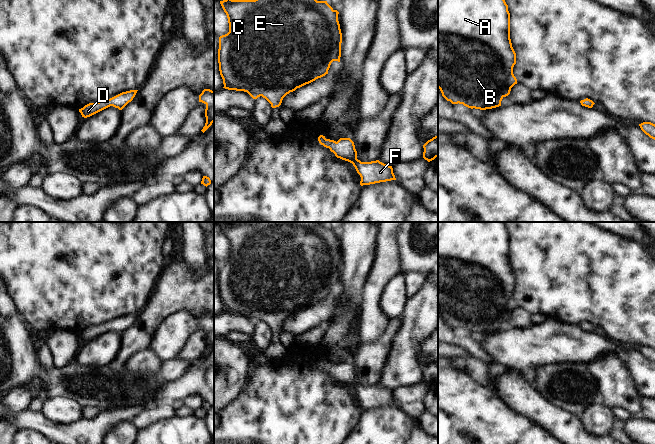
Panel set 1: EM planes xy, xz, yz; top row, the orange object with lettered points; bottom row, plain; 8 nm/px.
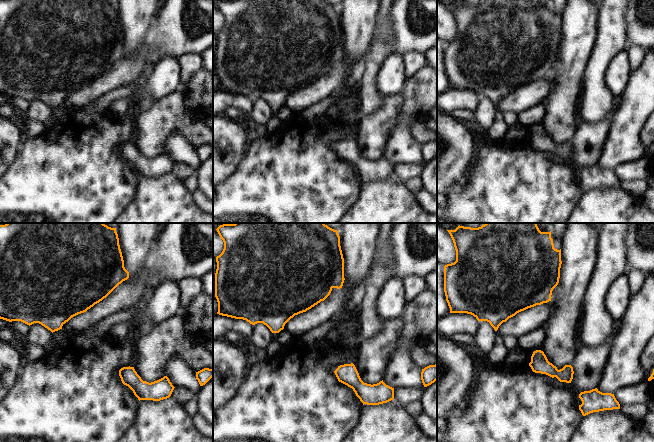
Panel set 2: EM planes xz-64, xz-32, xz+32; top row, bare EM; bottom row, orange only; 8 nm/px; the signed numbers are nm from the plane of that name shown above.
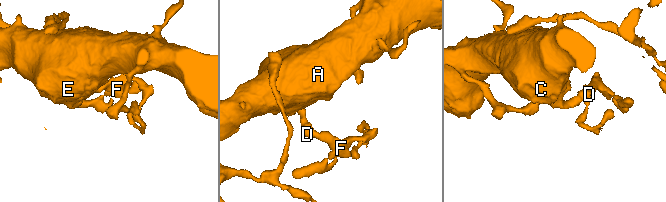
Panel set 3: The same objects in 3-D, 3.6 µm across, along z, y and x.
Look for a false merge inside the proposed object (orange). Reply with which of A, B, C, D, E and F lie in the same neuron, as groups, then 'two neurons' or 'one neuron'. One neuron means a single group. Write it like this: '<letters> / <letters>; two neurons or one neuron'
A B C D E F; one neuron

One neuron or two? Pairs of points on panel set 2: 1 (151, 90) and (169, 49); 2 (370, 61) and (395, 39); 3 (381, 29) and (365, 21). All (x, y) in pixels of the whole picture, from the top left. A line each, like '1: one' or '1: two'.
1: two
2: two
3: two

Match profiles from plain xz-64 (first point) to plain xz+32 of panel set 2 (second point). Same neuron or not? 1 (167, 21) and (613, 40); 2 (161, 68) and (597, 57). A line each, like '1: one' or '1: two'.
1: two
2: two

